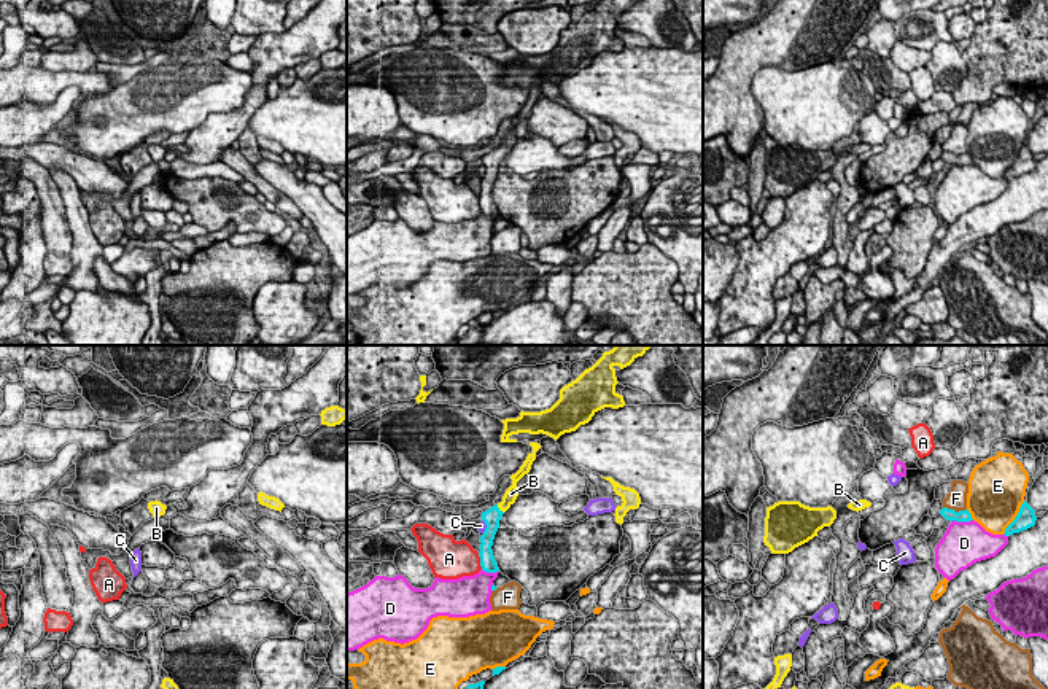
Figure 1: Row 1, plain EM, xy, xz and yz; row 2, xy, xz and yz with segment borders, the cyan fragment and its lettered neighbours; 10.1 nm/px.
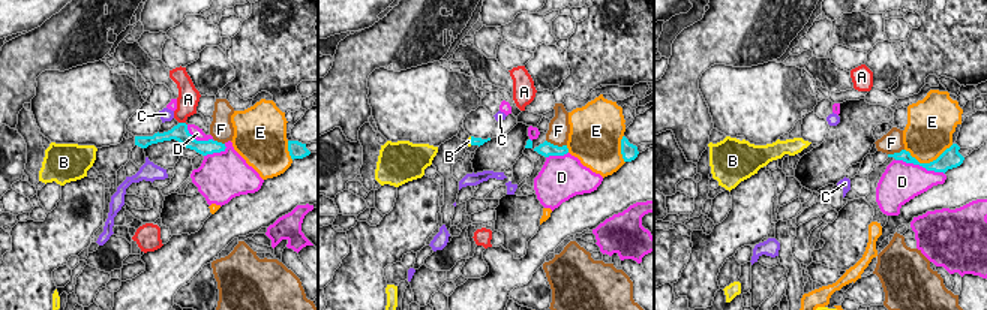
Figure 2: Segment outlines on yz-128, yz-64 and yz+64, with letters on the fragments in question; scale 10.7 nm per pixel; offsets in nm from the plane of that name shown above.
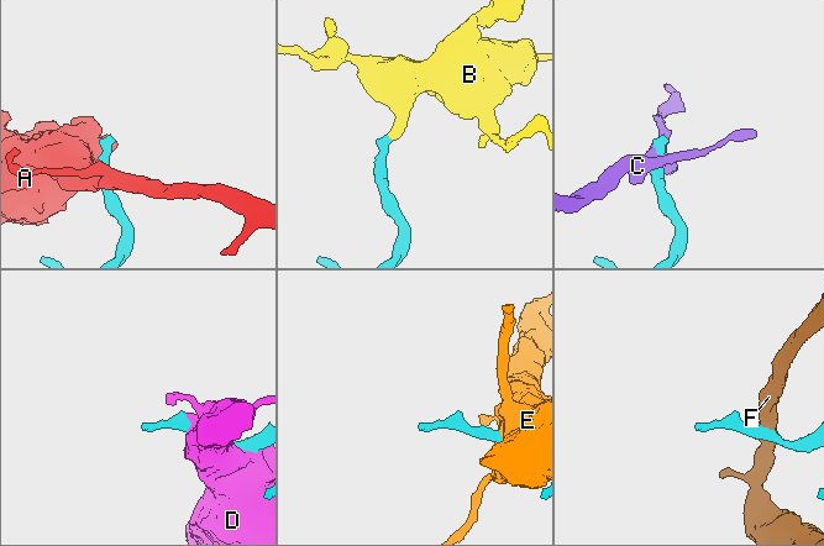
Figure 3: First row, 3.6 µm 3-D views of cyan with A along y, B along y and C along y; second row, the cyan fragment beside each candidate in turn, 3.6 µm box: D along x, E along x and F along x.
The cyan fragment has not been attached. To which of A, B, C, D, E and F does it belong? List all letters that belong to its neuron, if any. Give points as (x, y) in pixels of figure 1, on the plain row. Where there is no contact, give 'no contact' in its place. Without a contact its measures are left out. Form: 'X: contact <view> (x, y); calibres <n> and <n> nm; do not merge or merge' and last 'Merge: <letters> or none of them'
A: contact xz (481, 204); calibres 160 and 380 nm; do not merge
B: contact xz (498, 153); calibres 170 and 130 nm; merge
C: contact xz (485, 167); calibres 170 and 70 nm; do not merge
D: contact yz (961, 164); calibres 130 and 440 nm; do not merge
E: contact yz (1015, 161); calibres 190 and 500 nm; do not merge
F: contact yz (953, 153); calibres 130 and 200 nm; do not merge
Merge: B

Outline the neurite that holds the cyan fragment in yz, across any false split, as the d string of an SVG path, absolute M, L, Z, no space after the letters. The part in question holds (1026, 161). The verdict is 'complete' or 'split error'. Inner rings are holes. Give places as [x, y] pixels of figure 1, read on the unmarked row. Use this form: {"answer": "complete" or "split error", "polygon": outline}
{"answer": "complete", "polygon": "M1024 145L1019 151L1018 159L1015 161L1015 164L1005 172L1005 180L1010 180L1013 177L1019 177L1023 173L1027 173L1031 170L1035 169L1035 154L1027 148L1027 145Z"}

